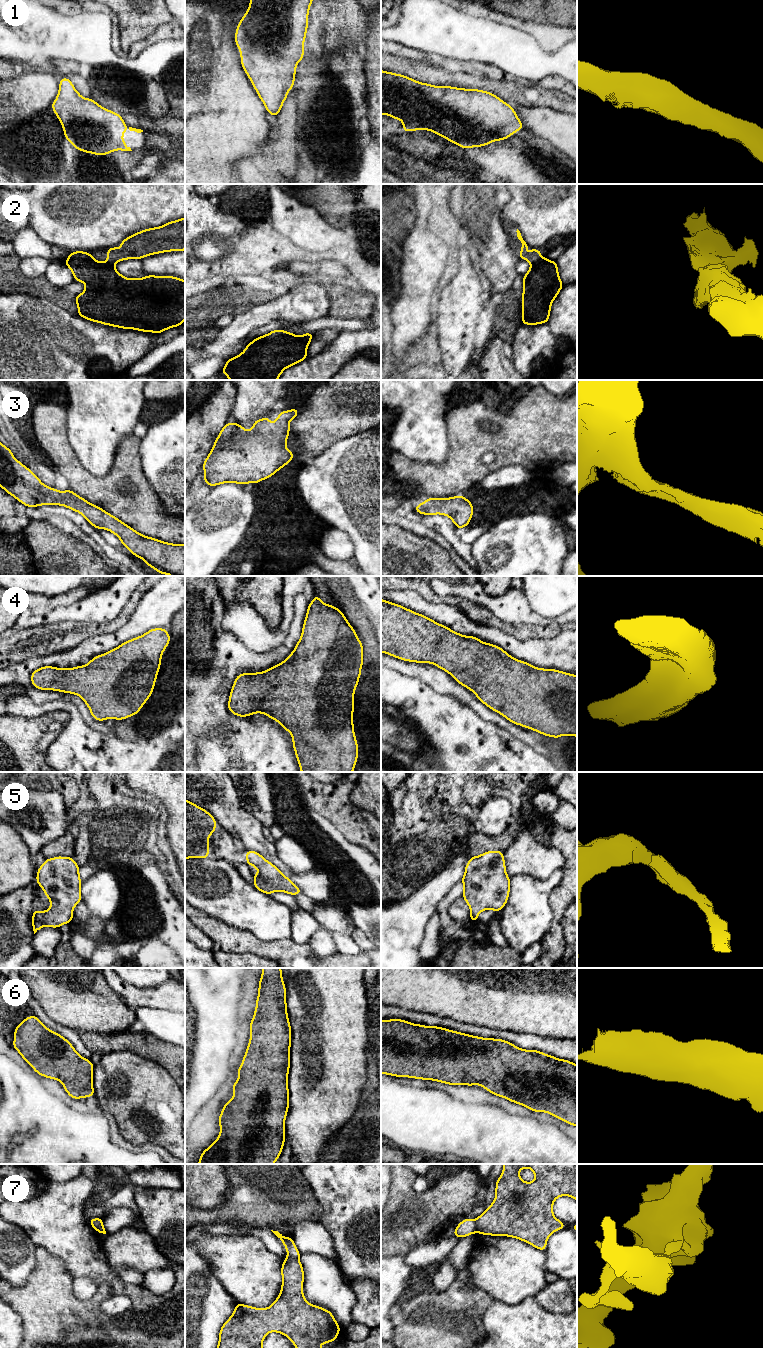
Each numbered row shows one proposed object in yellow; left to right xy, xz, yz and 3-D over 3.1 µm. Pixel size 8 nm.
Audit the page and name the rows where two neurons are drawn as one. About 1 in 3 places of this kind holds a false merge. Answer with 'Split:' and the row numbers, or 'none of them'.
Split: none of them

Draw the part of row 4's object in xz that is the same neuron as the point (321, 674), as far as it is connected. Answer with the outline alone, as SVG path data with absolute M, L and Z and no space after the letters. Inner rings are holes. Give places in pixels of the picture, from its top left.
M315 594L308 604L300 640L286 659L268 670L237 675L232 686L228 710L239 717L262 713L276 720L292 736L293 749L301 772L353 772L358 758L354 732L354 691L363 666L363 644L345 615L325 604Z

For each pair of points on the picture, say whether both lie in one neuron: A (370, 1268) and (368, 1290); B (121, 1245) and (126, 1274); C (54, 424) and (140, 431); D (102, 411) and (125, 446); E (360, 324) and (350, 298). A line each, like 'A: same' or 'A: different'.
A: different
B: different
C: different
D: different
E: different

